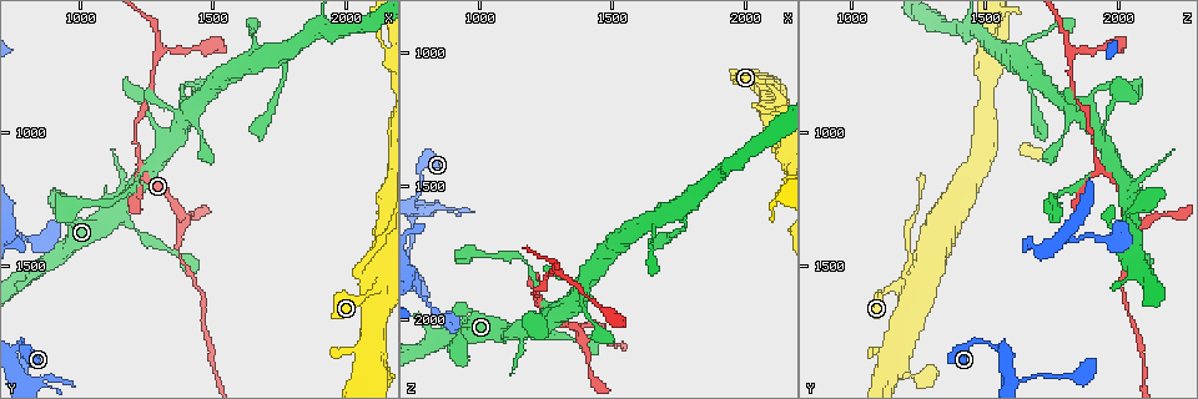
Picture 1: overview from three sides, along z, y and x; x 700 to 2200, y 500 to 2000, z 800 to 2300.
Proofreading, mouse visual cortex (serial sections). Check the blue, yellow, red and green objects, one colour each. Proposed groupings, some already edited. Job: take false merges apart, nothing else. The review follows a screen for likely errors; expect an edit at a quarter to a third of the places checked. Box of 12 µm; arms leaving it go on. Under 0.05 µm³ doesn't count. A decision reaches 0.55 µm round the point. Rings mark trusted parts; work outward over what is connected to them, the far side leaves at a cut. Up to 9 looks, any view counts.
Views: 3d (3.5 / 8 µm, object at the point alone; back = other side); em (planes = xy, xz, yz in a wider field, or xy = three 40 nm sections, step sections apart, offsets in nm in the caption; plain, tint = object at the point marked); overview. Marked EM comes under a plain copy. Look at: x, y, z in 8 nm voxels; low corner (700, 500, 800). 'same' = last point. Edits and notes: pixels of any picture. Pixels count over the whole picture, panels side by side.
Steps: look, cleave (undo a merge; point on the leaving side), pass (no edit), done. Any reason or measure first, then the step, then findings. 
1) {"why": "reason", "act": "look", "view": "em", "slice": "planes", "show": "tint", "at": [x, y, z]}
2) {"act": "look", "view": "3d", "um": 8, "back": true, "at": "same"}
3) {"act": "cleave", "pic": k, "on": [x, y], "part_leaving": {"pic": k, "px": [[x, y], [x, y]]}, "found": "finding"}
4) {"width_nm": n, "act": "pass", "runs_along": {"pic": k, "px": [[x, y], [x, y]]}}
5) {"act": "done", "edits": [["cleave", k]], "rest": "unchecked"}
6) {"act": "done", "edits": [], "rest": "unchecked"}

{"act": "look", "view": "3d", "um": 3.5, "at": [1270, 1130, 1990]}

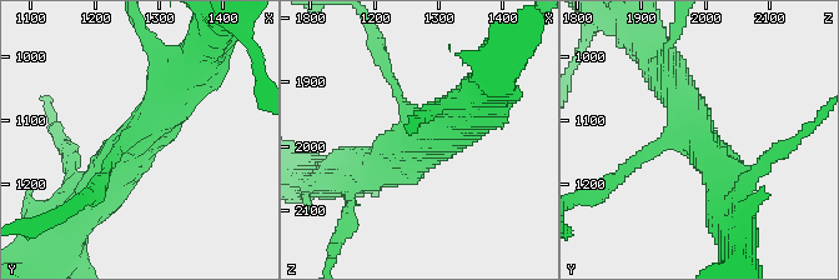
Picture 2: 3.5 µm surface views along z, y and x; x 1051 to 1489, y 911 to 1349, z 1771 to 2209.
{"act": "look", "view": "em", "slice": "xy", "step": 3, "show": "tint", "at": [1265, 1125, 1985]}

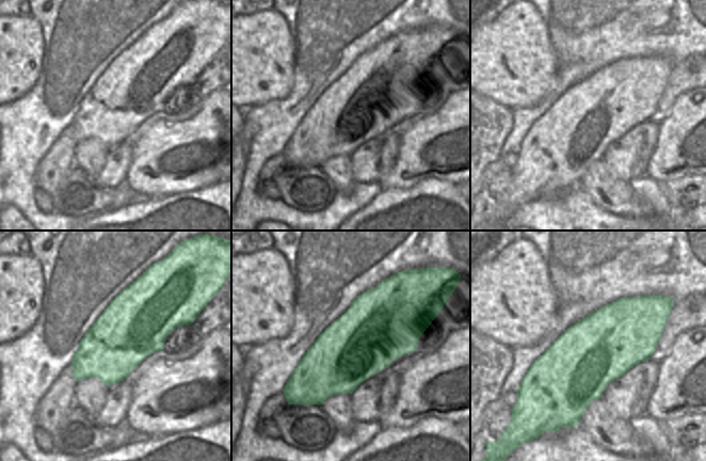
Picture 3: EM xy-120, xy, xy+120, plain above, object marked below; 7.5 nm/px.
{"arm_widths_nm": [150, 450, 500], "act": "pass", "runs_along": {"pic": 2, "px": [[91, 195], [187, 73]]}, "found": "one cell here"}

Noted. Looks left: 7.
{"why": "a fork", "act": "look", "view": "3d", "um": 3.5, "back": true, "at": [1310, 710, 1810]}

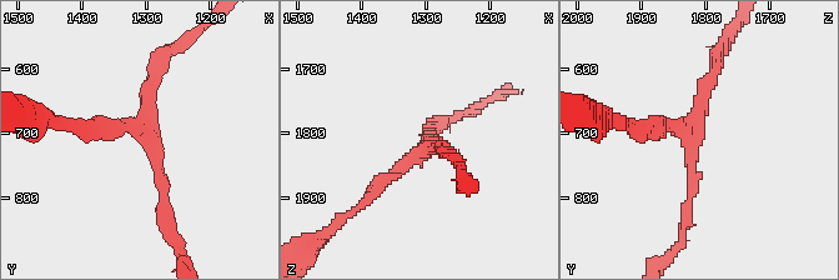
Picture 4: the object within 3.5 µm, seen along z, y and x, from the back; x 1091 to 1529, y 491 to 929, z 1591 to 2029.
{"act": "look", "view": "em", "slice": "planes", "show": "tint", "at": [1300, 705, 1820]}

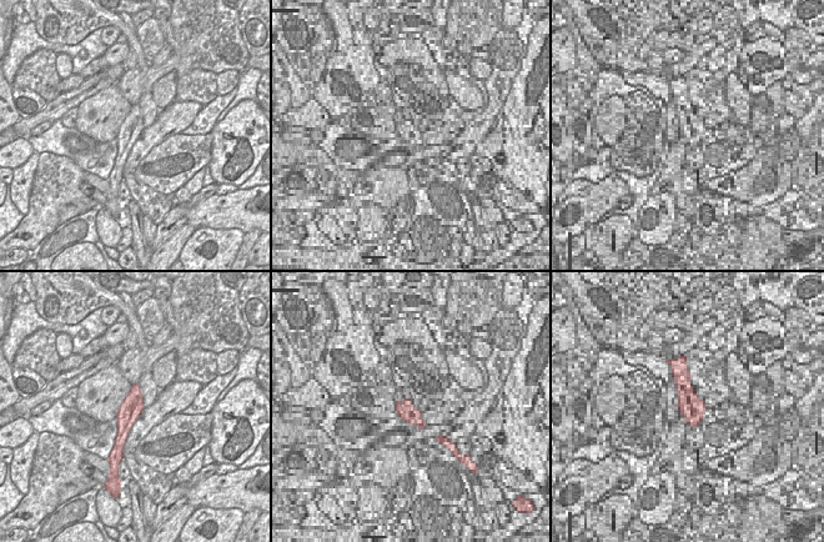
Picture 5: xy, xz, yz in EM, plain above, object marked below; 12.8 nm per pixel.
{"act": "pass", "runs_along": {"pic": 4, "px": [[167, 214], [151, 141], [86, 130]]}, "found": "all the same cell"}

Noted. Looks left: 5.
{"why": "four-way junction", "act": "look", "view": "3d", "um": 3.5, "at": [1770, 740, 1620]}

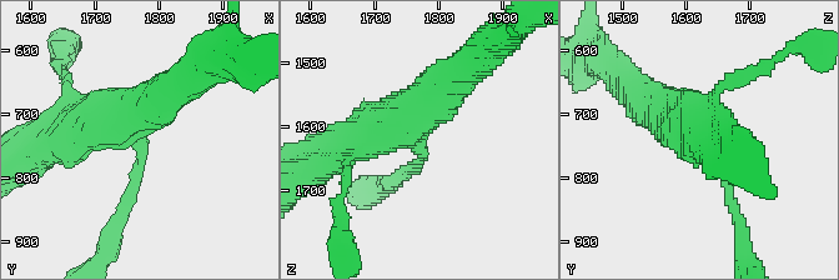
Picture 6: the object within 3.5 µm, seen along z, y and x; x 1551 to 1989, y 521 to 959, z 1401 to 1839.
{"why": "shape alone is not enough", "act": "look", "view": "em", "slice": "xy", "step": 2, "show": "tint", "at": [1760, 730, 1625]}

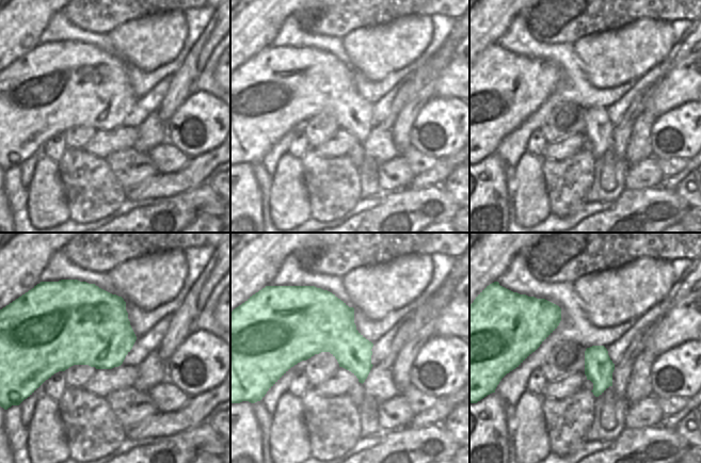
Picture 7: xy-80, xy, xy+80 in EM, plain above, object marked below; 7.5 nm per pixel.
{"arm_widths_nm": [150, 150, 500, 500], "act": "pass", "runs_along": {"pic": 6, "px": [[327, 158], [397, 125], [458, 74]]}, "found": "one cell here"}

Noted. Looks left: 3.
{"why": "thick turns thin", "act": "look", "view": "3d", "um": 3.5, "at": [2090, 1500, 1250]}

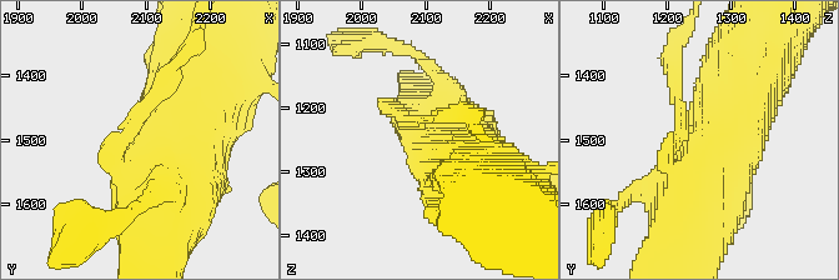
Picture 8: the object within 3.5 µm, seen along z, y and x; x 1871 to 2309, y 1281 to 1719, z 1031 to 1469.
{"why": "need the tissue", "act": "look", "view": "em", "slice": "xy", "step": 5, "show": "tint", "at": [2095, 1495, 1240]}

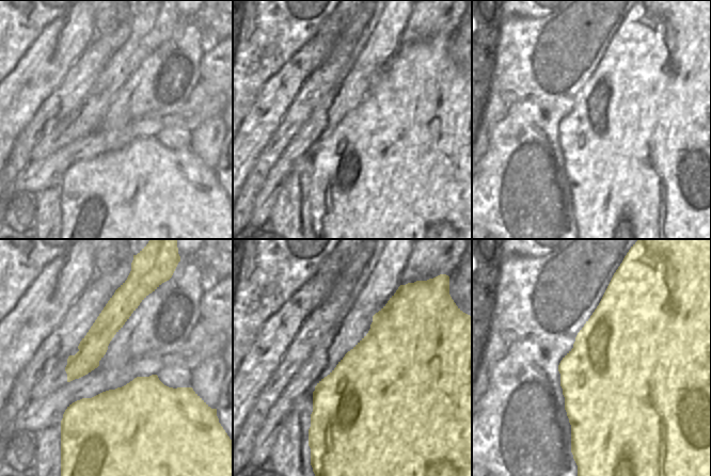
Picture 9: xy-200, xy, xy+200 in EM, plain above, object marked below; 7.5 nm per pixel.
{"act": "cleave", "pic": 8, "on": [678, 89], "found": "two cells meet here"}

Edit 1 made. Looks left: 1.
{"act": "done", "edits": [["cleave", 8]], "rest": "unchecked"}

